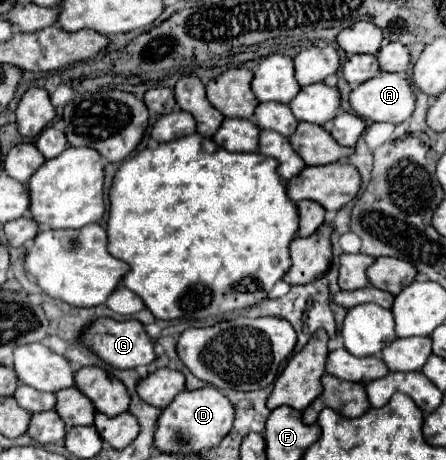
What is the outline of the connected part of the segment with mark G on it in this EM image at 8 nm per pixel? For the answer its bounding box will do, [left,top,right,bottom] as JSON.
[82,318,156,368]

